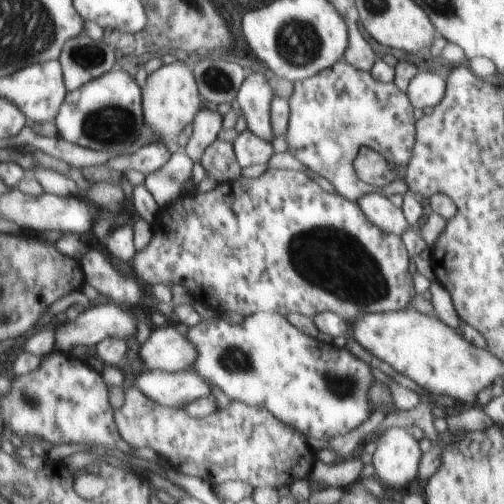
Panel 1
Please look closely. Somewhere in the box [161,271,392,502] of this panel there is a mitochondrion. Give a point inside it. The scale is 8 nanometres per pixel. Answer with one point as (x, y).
(343, 386)

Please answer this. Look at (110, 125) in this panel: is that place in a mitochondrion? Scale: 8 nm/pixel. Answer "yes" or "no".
yes

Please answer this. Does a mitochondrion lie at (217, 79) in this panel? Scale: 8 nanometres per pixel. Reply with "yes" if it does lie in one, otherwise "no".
yes

